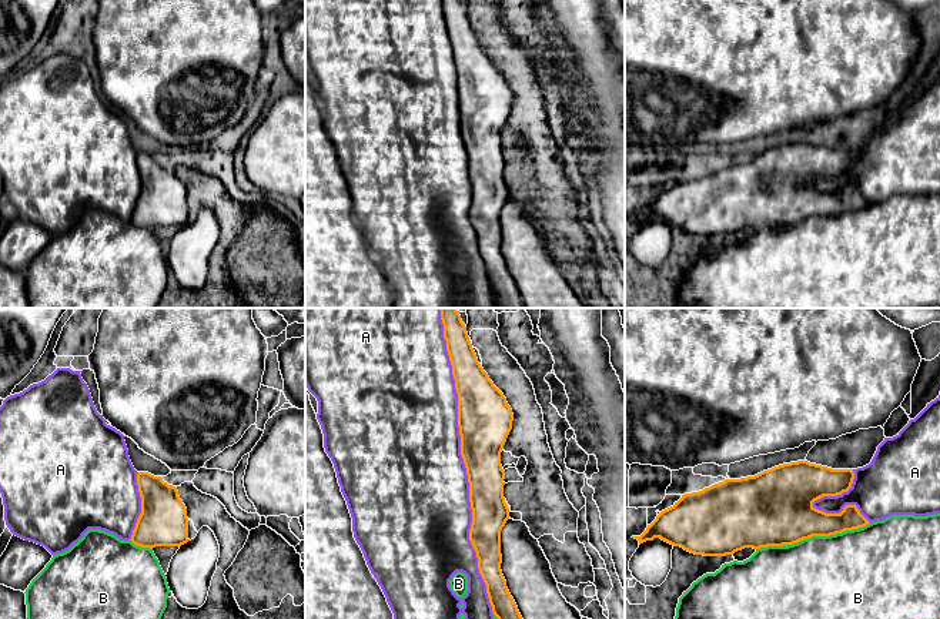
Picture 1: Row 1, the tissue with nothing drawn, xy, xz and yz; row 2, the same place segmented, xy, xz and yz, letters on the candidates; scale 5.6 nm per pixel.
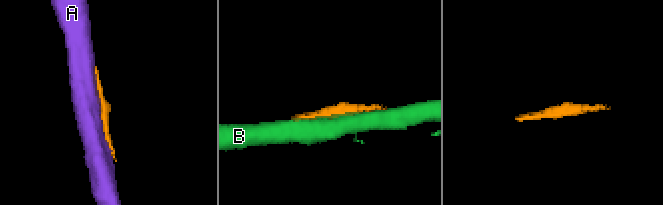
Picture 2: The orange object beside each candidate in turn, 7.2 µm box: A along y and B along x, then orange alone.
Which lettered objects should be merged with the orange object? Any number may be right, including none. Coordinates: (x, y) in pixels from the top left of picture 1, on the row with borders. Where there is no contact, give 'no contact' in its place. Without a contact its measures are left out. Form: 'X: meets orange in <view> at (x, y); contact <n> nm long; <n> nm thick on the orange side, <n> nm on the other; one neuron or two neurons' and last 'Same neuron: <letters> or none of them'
A: meets orange in xz at (462, 458); contact 1750 nm long; 300 nm thick on the orange side, 500 nm on the other; two neurons
B: meets orange in yz at (812, 535); contact 650 nm long; 400 nm thick on the orange side, 460 nm on the other; two neurons
Same neuron: none of them

